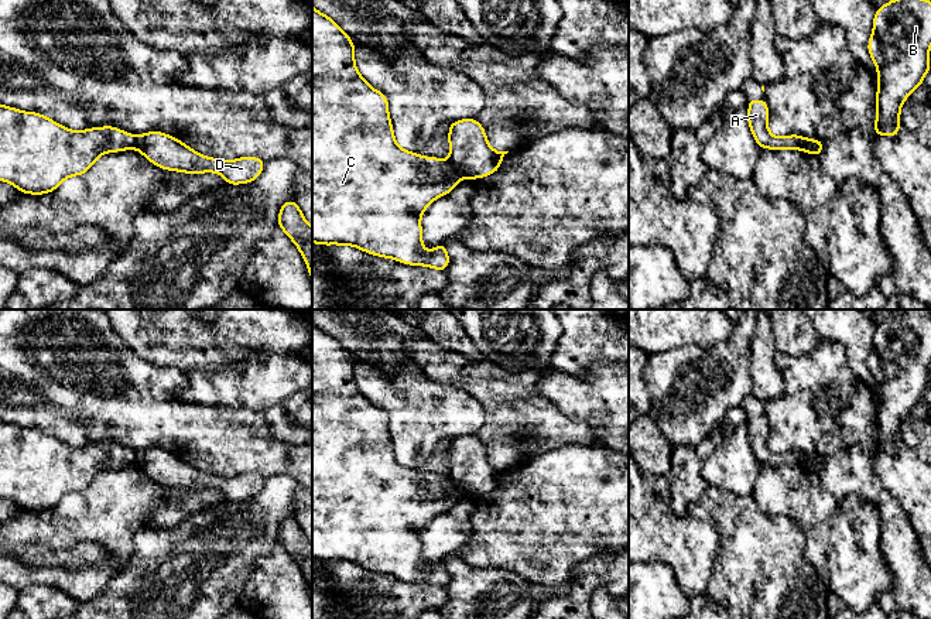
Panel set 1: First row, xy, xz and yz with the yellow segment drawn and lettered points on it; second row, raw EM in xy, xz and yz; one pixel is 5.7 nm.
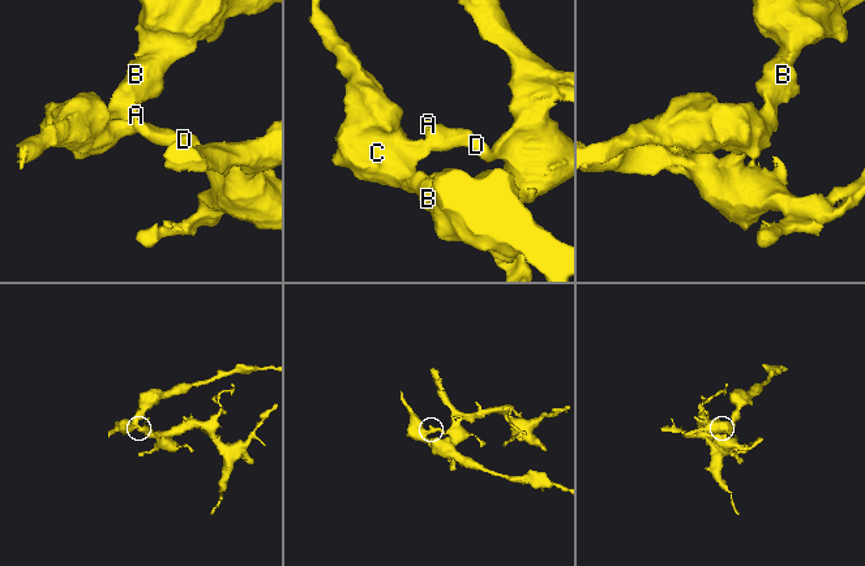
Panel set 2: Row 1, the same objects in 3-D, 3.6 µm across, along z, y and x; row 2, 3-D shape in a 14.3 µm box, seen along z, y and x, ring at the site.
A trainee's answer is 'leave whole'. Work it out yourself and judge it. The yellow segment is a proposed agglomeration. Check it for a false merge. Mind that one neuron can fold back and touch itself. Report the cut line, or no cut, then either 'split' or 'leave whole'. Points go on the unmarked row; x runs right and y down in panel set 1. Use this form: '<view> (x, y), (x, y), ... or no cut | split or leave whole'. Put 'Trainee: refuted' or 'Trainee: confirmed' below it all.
xz (448, 476), (461, 493) | split
Trainee: refuted

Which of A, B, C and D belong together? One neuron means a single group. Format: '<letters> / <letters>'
A D / B C

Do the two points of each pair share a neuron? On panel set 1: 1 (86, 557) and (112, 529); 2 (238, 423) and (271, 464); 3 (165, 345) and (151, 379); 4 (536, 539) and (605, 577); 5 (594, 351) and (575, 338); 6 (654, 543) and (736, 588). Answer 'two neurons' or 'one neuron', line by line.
1: two neurons
2: one neuron
3: two neurons
4: two neurons
5: one neuron
6: two neurons

